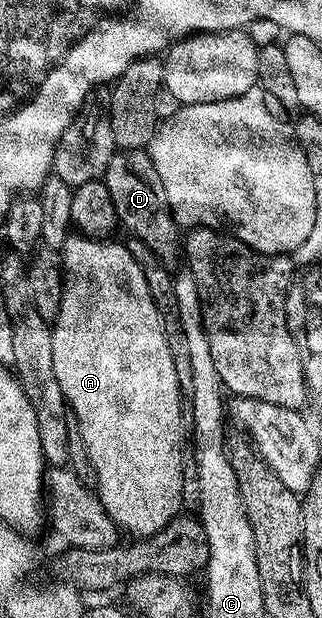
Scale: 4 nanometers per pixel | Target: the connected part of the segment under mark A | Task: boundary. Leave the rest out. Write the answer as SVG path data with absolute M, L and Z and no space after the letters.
M71 234L64 239L61 247L61 267L63 269L63 297L51 324L51 342L53 346L53 374L61 394L67 400L74 427L80 432L88 451L90 471L95 476L94 491L99 497L105 514L111 519L116 529L132 532L135 538L146 538L157 534L174 518L180 515L183 504L183 468L179 465L179 375L177 366L173 366L173 354L169 354L169 342L165 338L163 323L159 317L157 306L153 302L153 294L149 294L149 282L145 282L145 274L141 266L133 258L126 243L108 242L106 240L89 240L86 236Z

